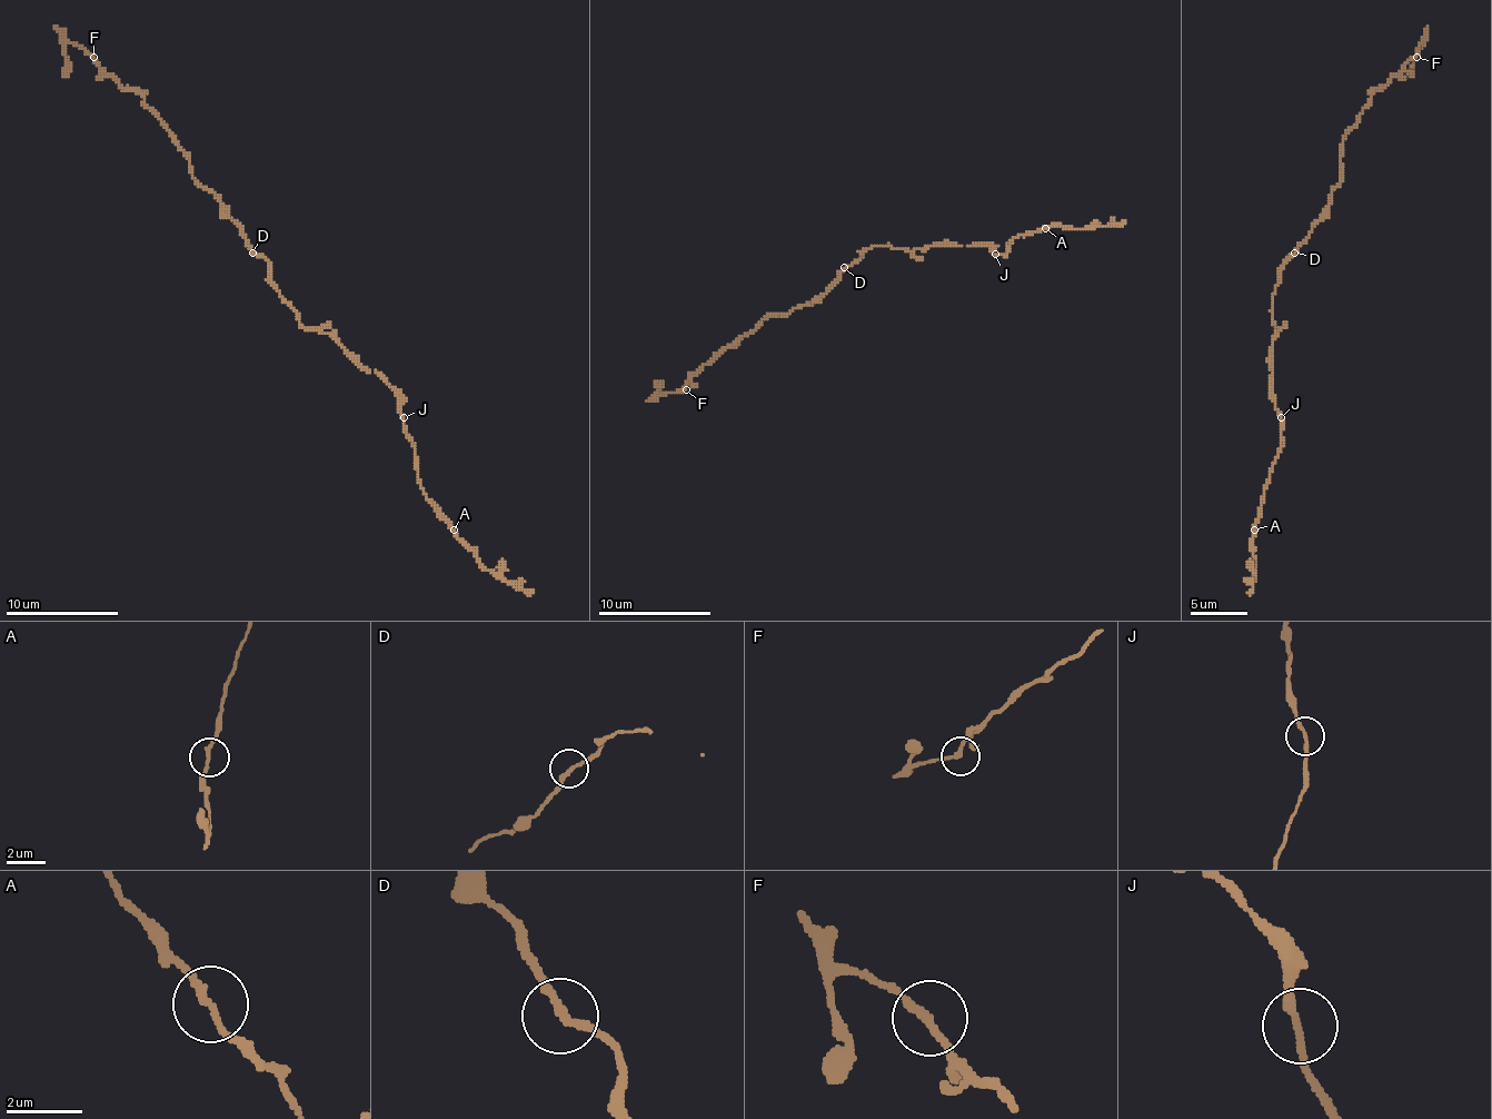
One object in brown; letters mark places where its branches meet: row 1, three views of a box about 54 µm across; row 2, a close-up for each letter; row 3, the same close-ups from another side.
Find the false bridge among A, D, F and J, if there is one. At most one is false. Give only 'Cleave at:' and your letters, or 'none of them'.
Cleave at: A

